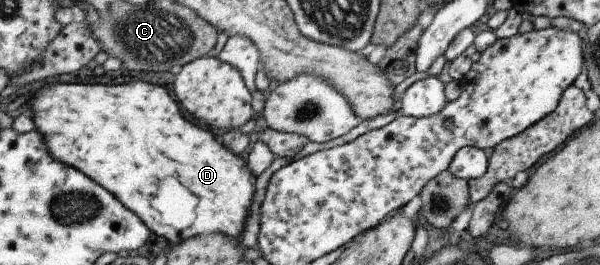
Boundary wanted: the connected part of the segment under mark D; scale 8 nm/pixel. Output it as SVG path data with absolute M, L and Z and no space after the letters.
M56 81L44 83L35 91L29 100L28 111L34 130L46 139L53 159L70 165L103 186L120 204L136 214L151 232L166 238L170 245L198 232L206 235L208 232L220 233L240 240L238 228L244 227L255 178L246 170L246 161L232 154L210 132L184 119L178 108L162 86L142 81L119 85Z

